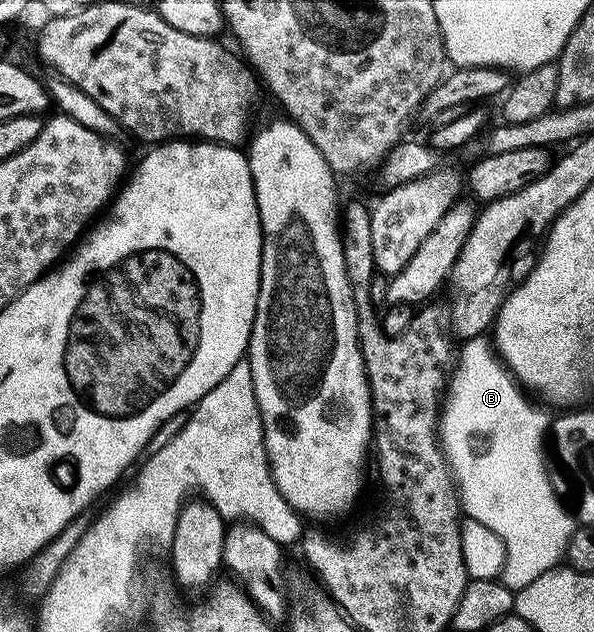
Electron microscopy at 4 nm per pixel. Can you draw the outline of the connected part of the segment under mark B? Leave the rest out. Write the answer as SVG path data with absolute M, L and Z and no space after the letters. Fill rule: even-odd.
M482 336L480 338L468 339L462 346L465 347L459 350L455 369L448 379L447 393L444 395L443 405L440 407L439 437L441 439L441 451L444 452L445 458L449 462L449 473L453 476L455 489L461 499L464 513L472 521L491 528L491 532L495 532L495 536L499 536L499 540L503 540L503 544L505 545L505 573L503 575L505 587L514 592L520 592L526 590L535 580L545 575L547 571L554 570L560 565L559 560L561 558L562 561L568 555L571 536L574 535L577 529L576 519L565 509L554 492L551 472L547 463L547 439L552 429L553 416L550 416L547 411L541 408L538 409L529 402L530 395L522 389L517 379L509 373L505 363L501 361L488 337Z

